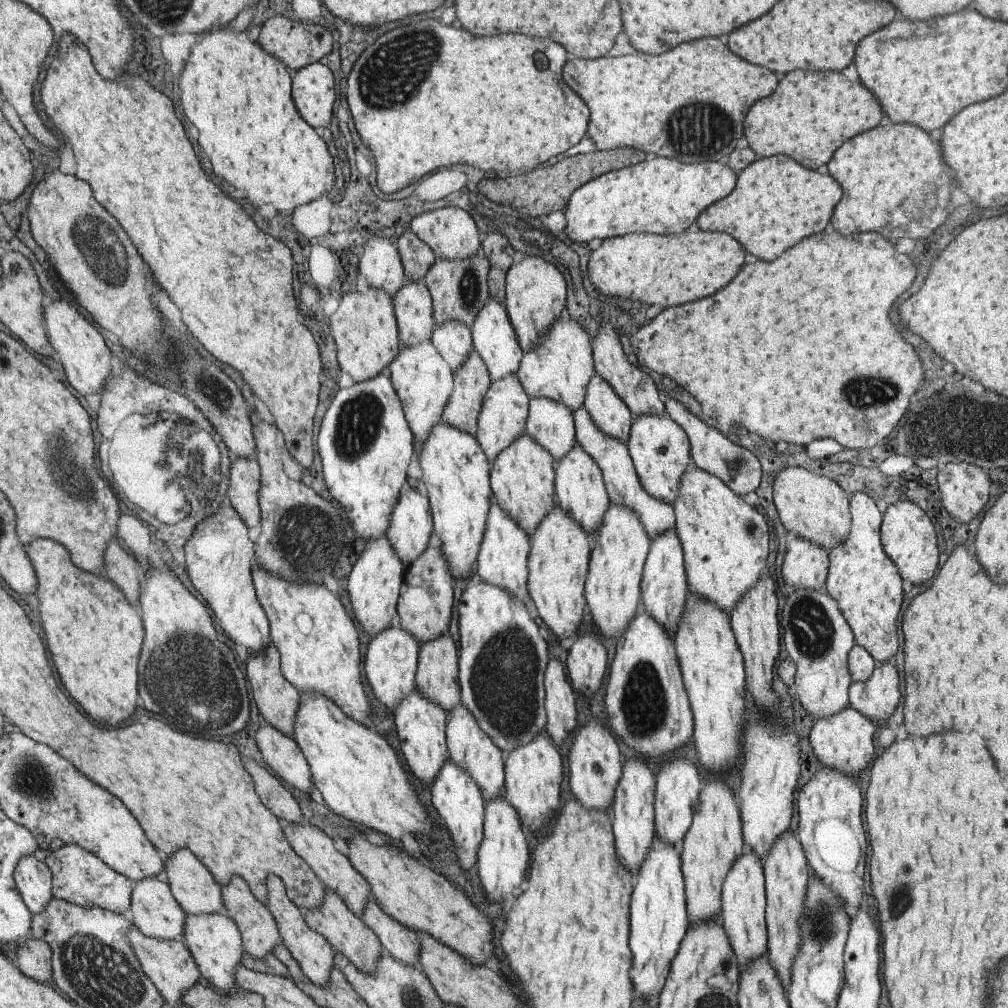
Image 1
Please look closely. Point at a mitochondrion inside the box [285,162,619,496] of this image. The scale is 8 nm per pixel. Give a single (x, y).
(358, 421)

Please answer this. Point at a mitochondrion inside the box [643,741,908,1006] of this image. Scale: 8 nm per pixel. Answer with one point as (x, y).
(821, 924)

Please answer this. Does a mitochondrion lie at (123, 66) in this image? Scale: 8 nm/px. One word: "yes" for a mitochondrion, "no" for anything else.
no

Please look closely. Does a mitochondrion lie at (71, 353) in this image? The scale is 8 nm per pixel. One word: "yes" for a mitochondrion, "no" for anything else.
no

